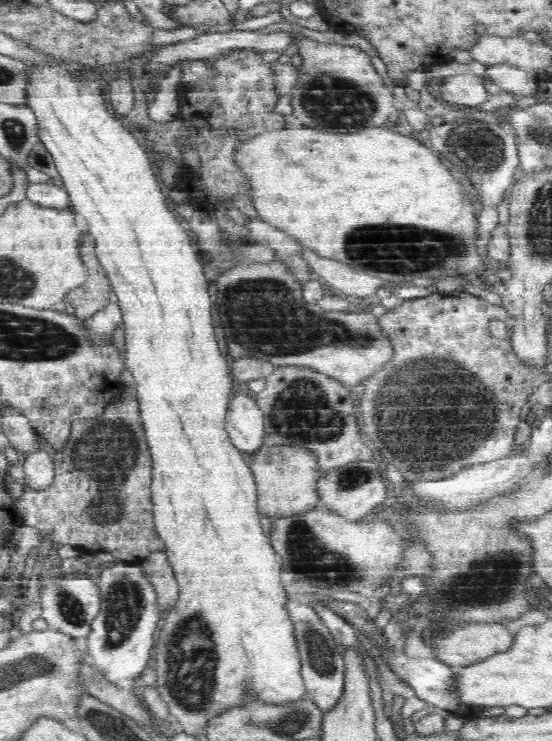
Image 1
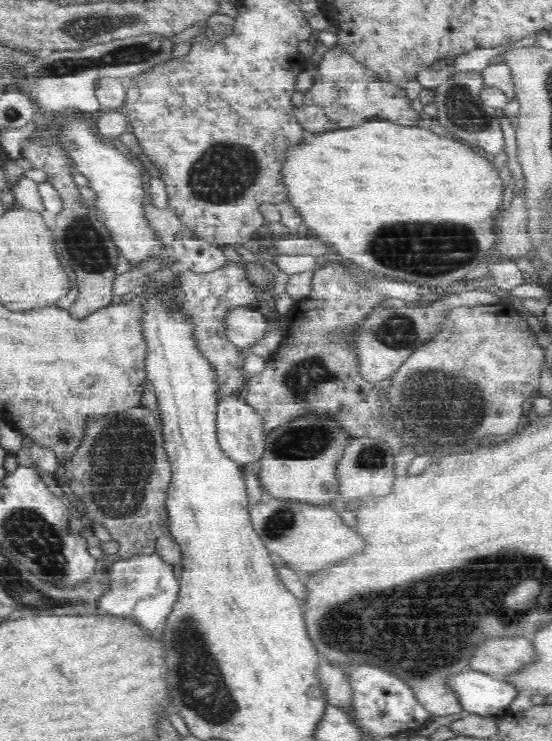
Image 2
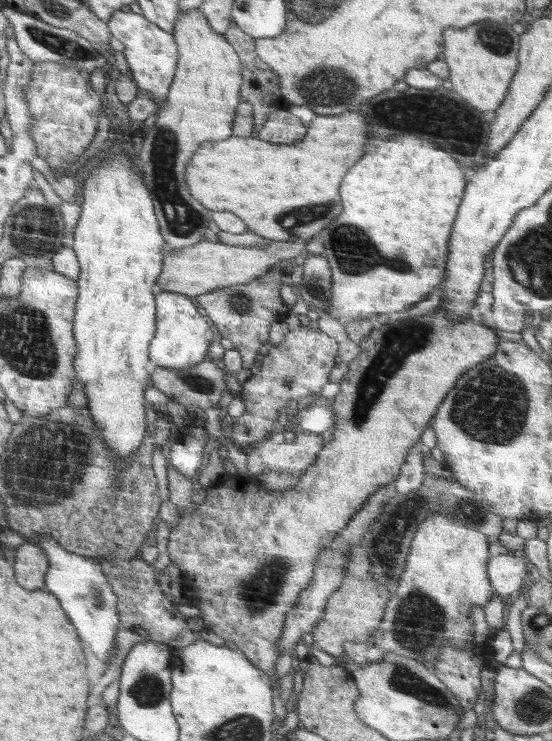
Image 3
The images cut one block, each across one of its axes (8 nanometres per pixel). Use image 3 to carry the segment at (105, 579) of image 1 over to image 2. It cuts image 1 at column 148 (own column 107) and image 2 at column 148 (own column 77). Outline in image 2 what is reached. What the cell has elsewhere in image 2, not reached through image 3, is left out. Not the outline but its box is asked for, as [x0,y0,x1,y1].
[96,554,179,631]

